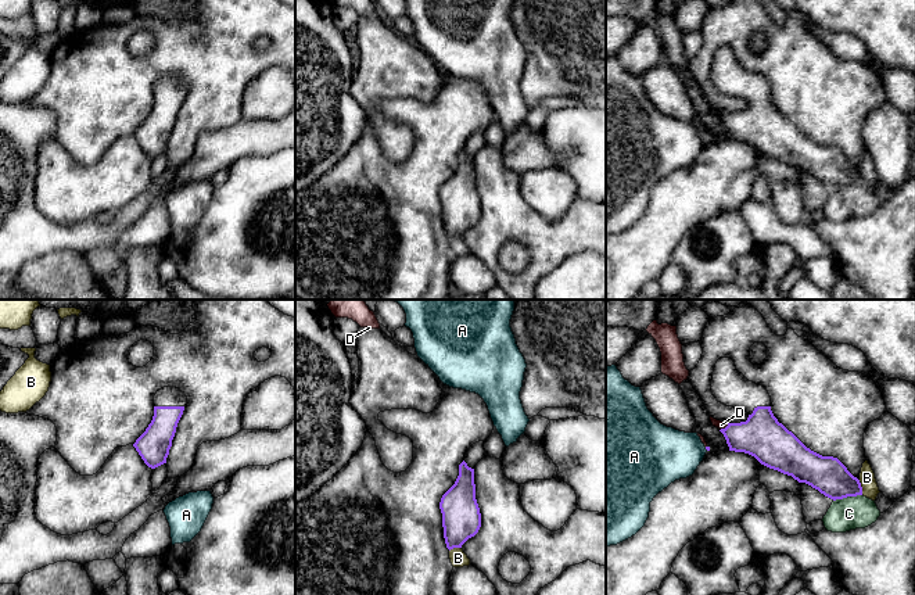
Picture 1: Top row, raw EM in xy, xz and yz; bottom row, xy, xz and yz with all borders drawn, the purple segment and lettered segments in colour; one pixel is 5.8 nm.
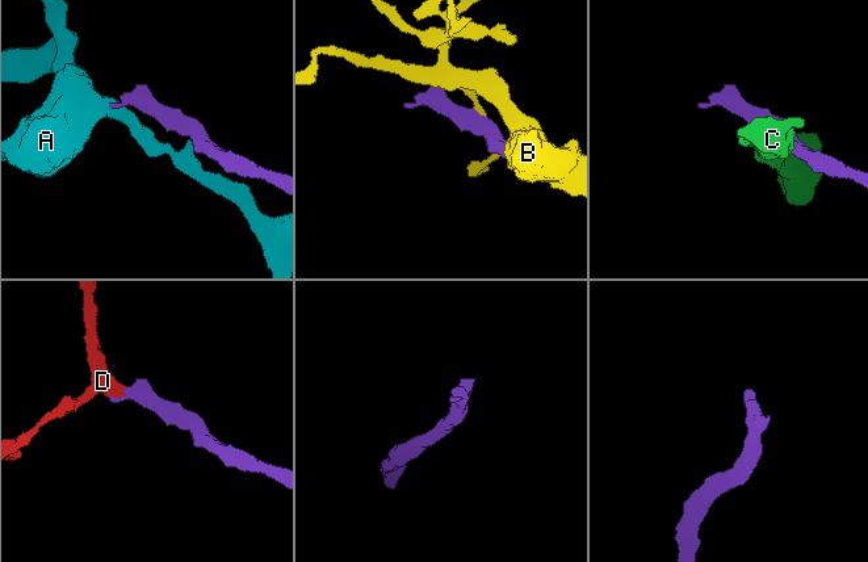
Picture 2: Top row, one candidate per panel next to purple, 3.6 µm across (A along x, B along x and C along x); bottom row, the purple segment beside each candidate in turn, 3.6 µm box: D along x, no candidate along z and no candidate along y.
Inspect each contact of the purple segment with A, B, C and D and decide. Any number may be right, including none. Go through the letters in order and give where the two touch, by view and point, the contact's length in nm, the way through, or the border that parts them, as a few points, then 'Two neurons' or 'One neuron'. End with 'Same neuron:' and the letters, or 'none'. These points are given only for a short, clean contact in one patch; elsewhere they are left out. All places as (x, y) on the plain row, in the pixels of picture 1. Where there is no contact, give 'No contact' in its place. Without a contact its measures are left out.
A: Touches purple at yz (706, 138). Shared border 30 nm. Two neurons
B: Touches purple at yz (861, 176). Shared border 90 nm. Two neurons
C: Touches purple at yz (847, 185). Shared border 170 nm. Two neurons
D: Touches purple at yz (725, 117). Shared border 70 nm. Path across: yz (761, 125), (738, 125), (725, 117), (721, 114). One neuron
Same neuron: D

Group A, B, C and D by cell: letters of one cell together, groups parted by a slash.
A / B / C / D

